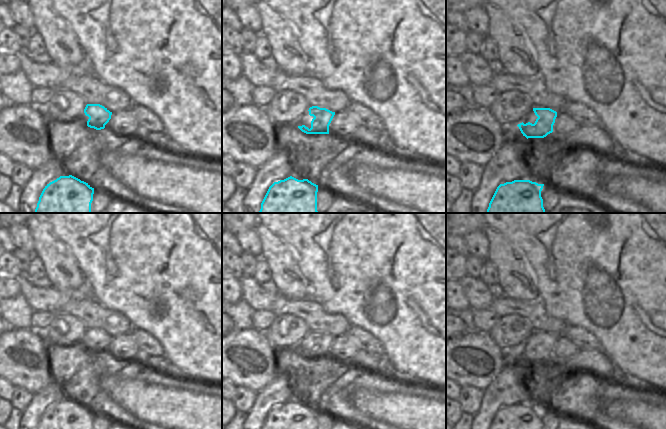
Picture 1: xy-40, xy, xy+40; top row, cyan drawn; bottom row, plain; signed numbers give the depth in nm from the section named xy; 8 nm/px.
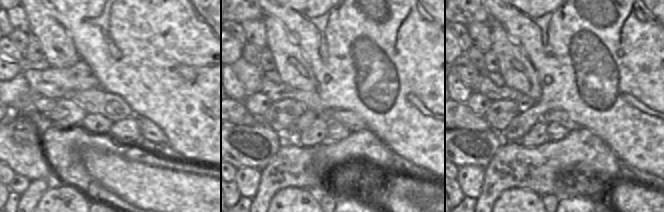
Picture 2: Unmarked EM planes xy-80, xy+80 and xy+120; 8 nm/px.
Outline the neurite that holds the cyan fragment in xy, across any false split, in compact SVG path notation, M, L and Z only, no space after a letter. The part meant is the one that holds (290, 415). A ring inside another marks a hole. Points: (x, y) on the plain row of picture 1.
M292 400L274 406L261 429L317 429L318 409Z

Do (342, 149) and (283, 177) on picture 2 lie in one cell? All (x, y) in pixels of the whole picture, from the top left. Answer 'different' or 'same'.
same

